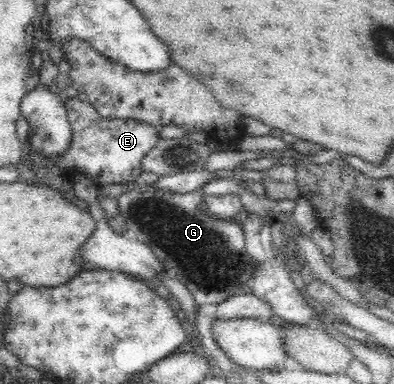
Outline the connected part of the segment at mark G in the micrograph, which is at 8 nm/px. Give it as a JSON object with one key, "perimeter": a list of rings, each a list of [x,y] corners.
{"perimeter":[[[153,185],[149,186],[137,186],[136,188],[131,188],[129,191],[121,194],[118,197],[118,217],[124,225],[126,225],[125,232],[122,234],[127,239],[134,239],[139,243],[144,243],[148,245],[152,252],[155,254],[155,257],[158,257],[160,261],[165,261],[165,263],[169,263],[171,267],[173,267],[172,276],[177,278],[185,287],[187,287],[188,291],[192,293],[194,297],[194,301],[196,305],[217,305],[217,303],[223,302],[223,299],[227,299],[229,296],[239,295],[244,293],[249,288],[249,283],[251,283],[251,273],[253,273],[253,267],[255,267],[255,260],[249,257],[249,254],[245,251],[245,236],[244,229],[242,228],[242,224],[237,222],[237,220],[221,220],[219,218],[215,218],[213,216],[209,216],[207,212],[205,212],[205,207],[203,203],[203,199],[205,199],[205,194],[199,192],[199,190],[191,192],[191,193],[177,193],[172,192],[171,190],[162,190],[153,187]]]}

